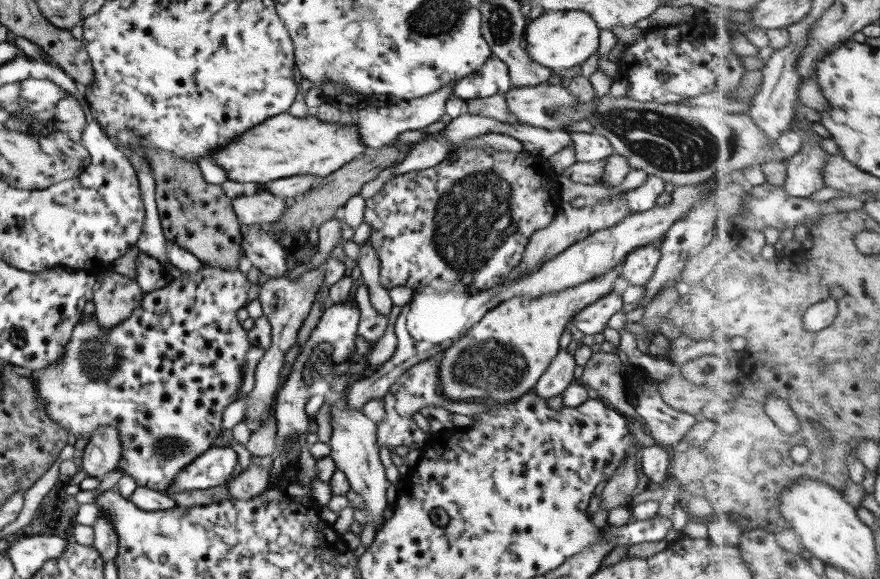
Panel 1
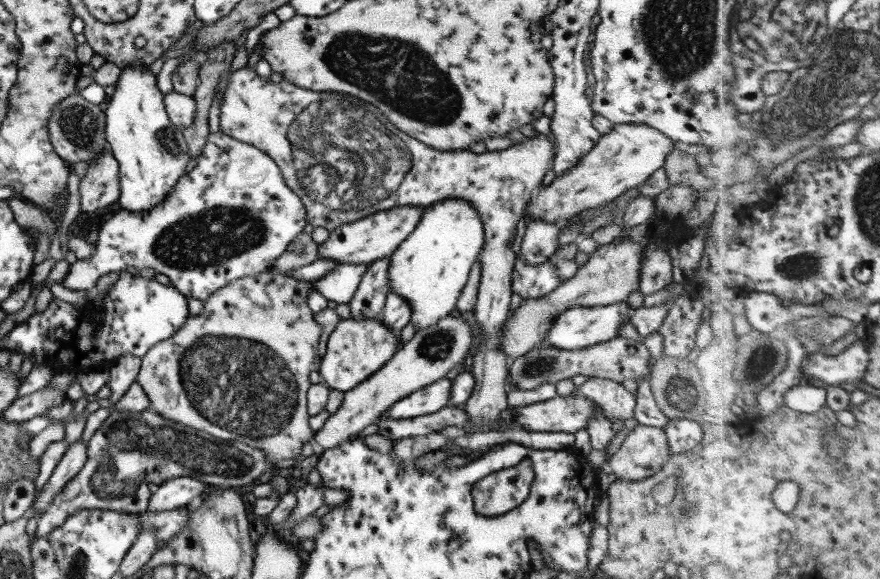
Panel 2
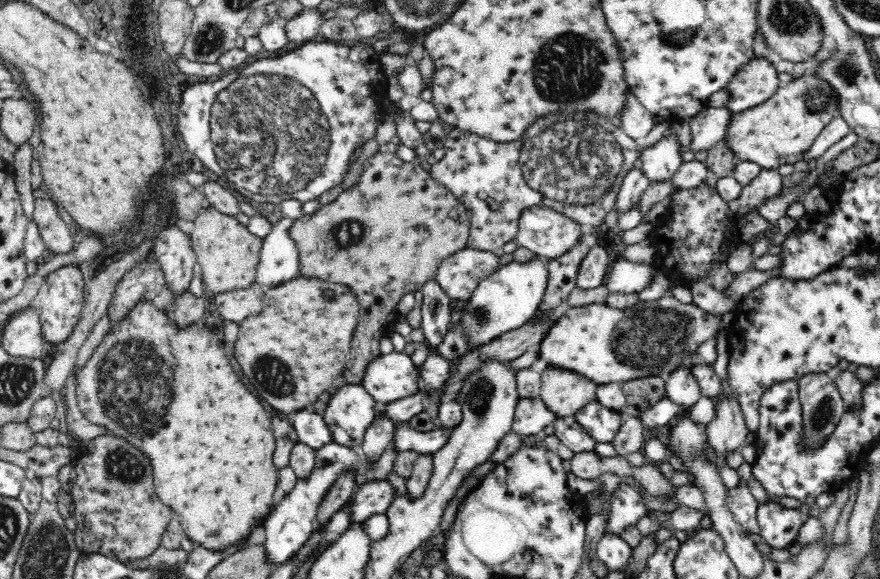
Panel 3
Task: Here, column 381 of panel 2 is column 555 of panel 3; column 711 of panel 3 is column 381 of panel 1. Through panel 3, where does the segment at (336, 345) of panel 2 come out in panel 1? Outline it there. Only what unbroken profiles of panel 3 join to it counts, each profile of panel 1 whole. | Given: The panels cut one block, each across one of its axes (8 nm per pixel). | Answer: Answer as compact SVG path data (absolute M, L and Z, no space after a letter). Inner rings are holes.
M364 284L357 286L353 296L360 312L357 324L357 335L371 342L379 340L385 334L387 317L379 314L370 305L370 300L367 299L367 288Z

